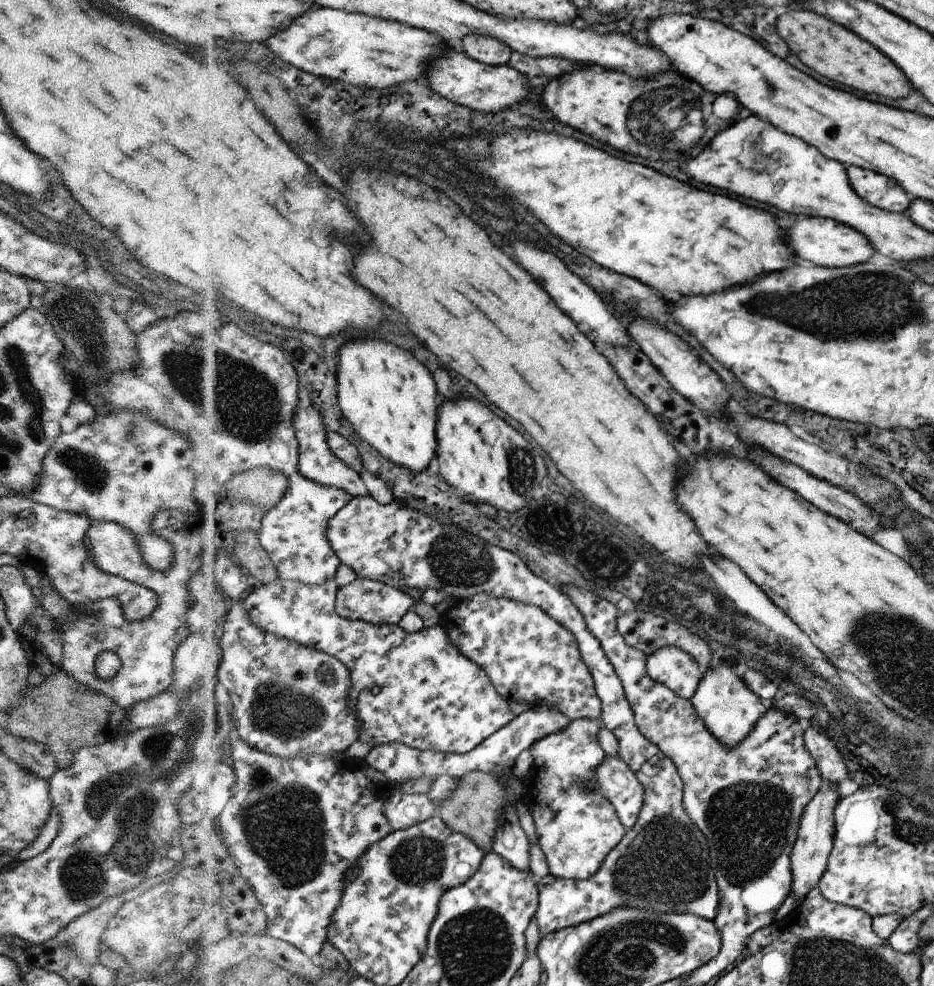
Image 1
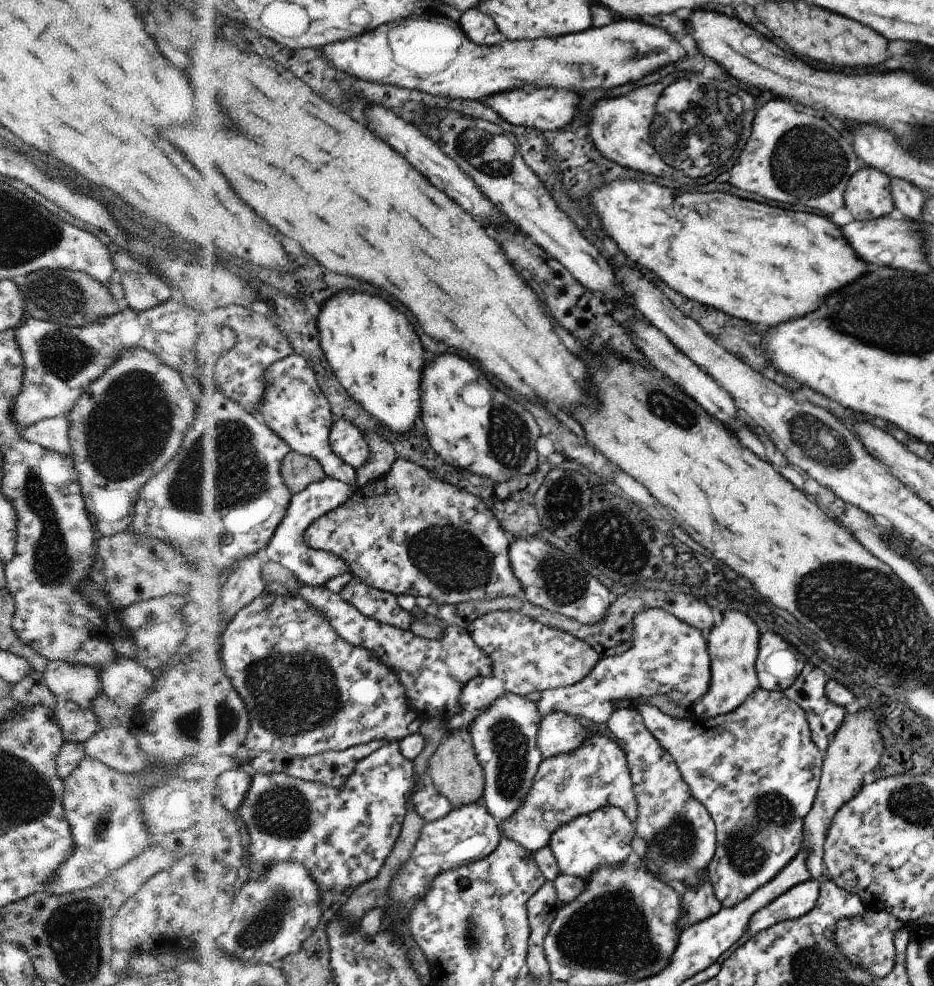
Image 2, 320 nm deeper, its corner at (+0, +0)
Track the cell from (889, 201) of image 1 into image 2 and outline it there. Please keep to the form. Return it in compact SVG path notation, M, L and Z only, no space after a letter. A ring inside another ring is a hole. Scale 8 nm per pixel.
M865 166L847 184L845 206L856 221L885 217L895 208L891 180L885 172Z

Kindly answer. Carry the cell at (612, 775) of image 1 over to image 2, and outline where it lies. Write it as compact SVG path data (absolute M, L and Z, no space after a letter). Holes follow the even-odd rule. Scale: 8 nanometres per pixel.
M592 729L591 738L582 747L575 748L575 750L543 759L535 776L534 784L518 811L511 816L510 821L499 823L499 828L504 837L516 841L533 853L547 847L558 828L571 823L580 815L587 815L608 805L623 809L633 822L638 819L639 804L634 792L627 755L621 745Z

